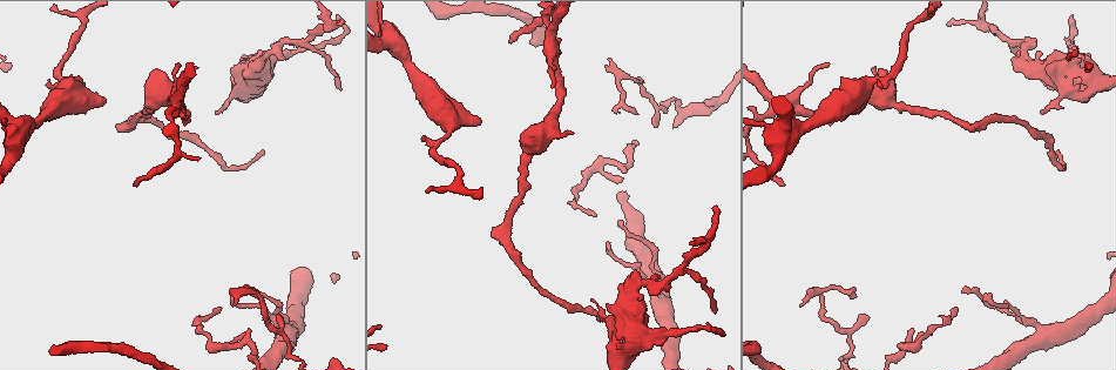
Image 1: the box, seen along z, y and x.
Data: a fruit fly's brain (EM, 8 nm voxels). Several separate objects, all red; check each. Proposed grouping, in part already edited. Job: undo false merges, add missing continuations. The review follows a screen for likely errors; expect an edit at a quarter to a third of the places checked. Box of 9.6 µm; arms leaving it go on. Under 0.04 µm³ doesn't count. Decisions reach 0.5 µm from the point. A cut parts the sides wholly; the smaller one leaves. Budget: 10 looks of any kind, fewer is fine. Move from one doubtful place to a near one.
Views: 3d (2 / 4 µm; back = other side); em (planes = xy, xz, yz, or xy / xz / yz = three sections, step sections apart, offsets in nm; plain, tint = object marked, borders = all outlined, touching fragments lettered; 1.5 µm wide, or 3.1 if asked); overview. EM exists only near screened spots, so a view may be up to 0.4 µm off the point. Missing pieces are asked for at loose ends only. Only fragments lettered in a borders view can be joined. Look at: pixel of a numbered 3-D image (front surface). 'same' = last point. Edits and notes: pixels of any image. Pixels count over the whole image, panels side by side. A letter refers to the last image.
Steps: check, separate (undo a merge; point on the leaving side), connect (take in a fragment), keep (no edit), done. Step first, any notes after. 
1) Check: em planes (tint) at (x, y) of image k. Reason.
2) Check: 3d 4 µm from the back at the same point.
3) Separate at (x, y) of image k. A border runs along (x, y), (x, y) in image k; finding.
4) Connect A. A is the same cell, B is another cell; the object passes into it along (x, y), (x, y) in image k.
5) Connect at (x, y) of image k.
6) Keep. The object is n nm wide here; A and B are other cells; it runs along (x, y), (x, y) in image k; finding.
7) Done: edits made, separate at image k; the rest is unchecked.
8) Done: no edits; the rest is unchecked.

Check: 3d 2 µm at (868, 316) of image 1. An open end.

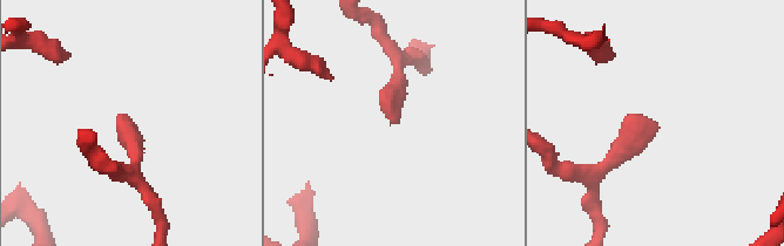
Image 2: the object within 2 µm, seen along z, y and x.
Check: em yz step 4 (borders) at (131, 118) of image 2. Now the EM.

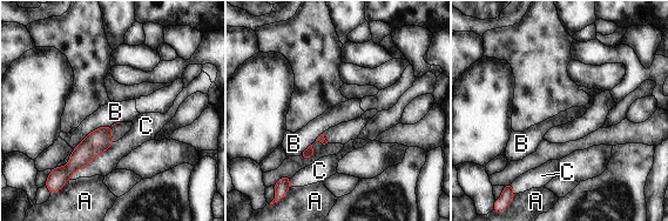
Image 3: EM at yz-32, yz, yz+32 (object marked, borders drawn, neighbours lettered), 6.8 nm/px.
Check: em planes (borders) at the same point.

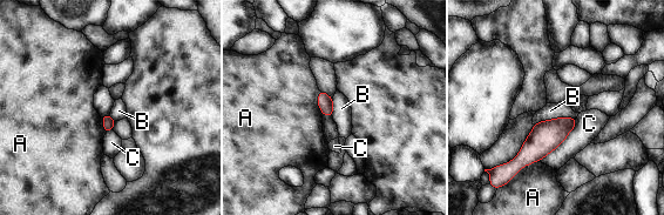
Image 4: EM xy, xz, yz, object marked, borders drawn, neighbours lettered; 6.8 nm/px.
Keep. A, B and C are other cells; a border runs along (575, 118), (550, 118), (534, 125) in image 4; no lettered fragment goes on from it.

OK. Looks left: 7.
Check: em xy step 4 (borders) at (136, 187) of image 1. Free end.

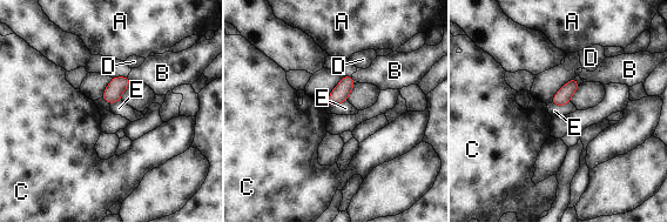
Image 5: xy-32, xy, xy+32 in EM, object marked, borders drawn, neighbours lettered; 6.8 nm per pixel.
Keep. A, B, C, D and E are other cells; a border runs along (347, 100), (336, 105), (328, 105) in image 5; no lettered fragment goes on from it.

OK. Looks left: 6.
Check: em yz step 4 (borders) at (421, 136) of image 1. Tapers out.

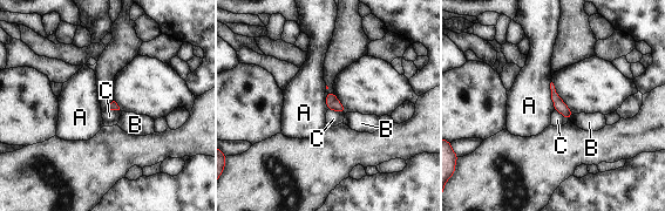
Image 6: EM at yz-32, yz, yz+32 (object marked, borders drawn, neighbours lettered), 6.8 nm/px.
Check: em planes (borders) at the same point.

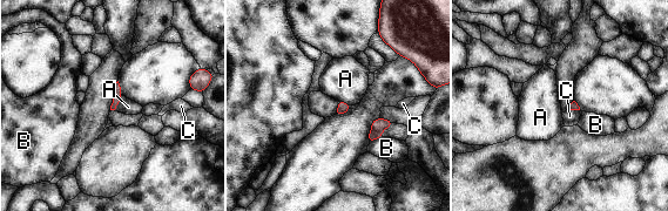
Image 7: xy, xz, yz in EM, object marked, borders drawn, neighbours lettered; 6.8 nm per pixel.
Keep. A, B and C are other cells; a border runs along (122, 95), (122, 99), (114, 109) in image 7; no lettered fragment goes on from it.

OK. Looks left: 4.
Check: 3d 4 µm at (948, 24) of image 1. Thin end.

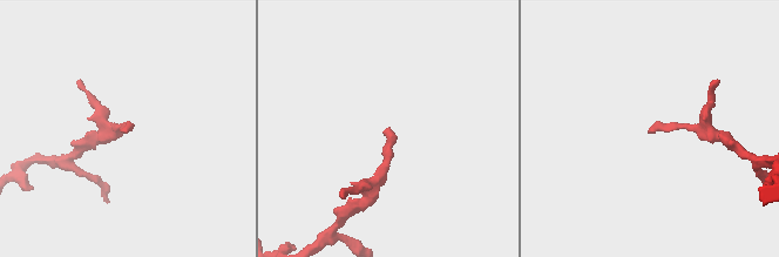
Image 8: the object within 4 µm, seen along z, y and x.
Check: em yz step 8 (borders) at (384, 132) of image 8.

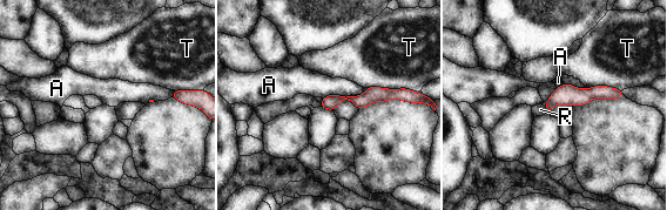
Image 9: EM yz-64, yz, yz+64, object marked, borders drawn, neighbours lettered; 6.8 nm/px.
Keep. A, R and T are other cells; no lettered fragment goes on from it.

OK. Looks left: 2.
Done: no edits; the rest is unchecked.

